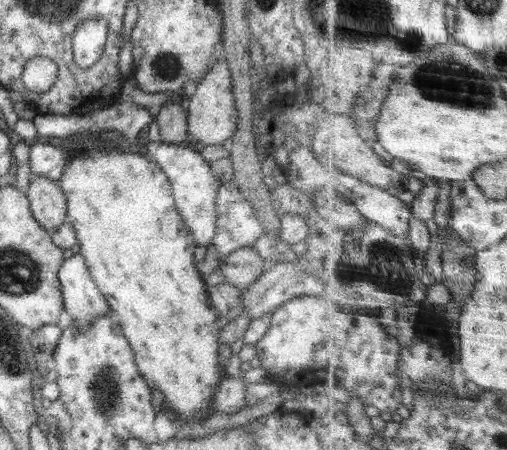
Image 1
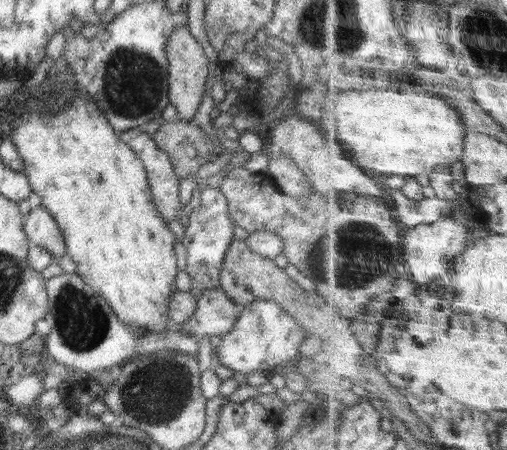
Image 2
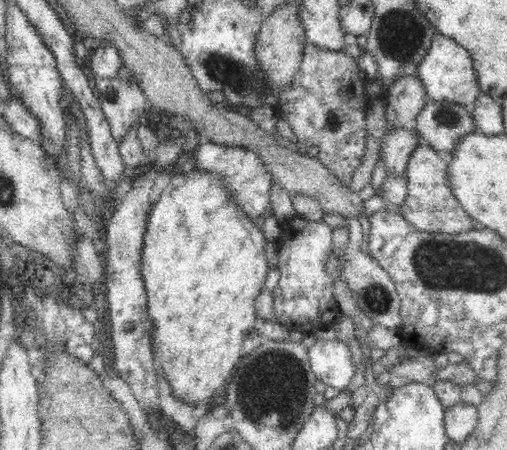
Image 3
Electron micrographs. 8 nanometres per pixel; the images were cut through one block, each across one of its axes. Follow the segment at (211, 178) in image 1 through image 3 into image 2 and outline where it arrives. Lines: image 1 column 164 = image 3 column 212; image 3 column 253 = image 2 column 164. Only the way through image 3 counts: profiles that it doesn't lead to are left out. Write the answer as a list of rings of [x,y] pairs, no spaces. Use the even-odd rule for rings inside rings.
[[[144,128],[129,129],[118,133],[119,139],[125,142],[148,171],[150,195],[156,209],[165,221],[179,220],[182,204],[178,199],[180,177],[174,171],[174,165],[168,153],[160,150],[152,136]]]

